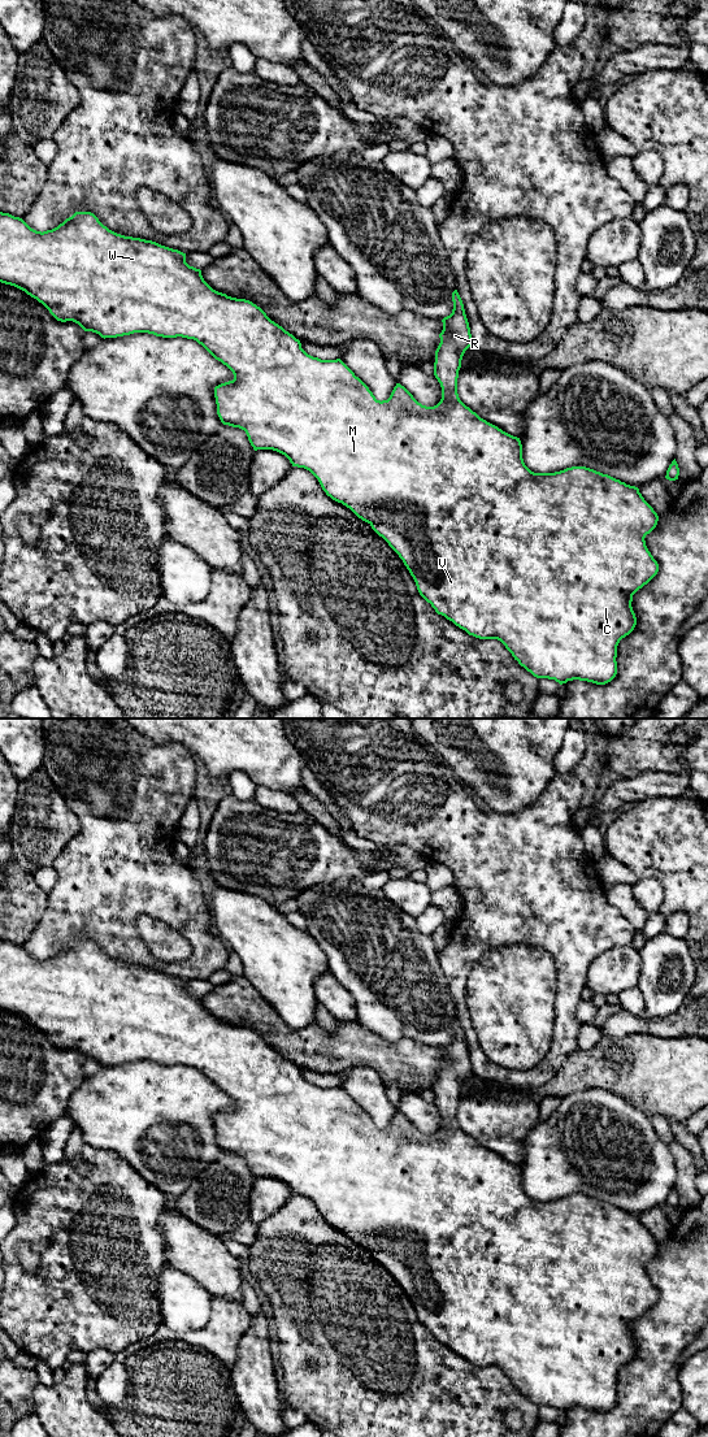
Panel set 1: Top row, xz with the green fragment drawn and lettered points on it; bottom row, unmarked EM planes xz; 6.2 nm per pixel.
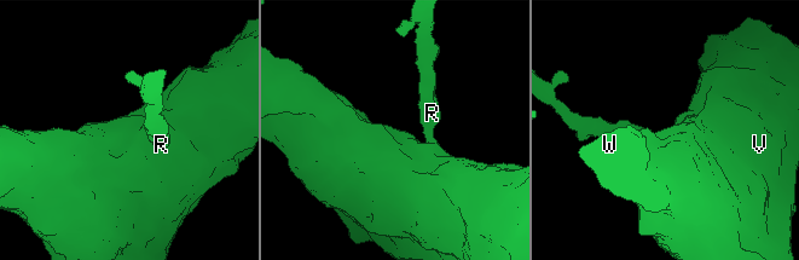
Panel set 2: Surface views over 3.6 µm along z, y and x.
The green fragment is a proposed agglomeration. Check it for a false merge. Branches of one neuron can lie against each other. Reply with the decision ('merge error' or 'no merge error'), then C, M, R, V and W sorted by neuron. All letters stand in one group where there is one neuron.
no merge error | C M R V W

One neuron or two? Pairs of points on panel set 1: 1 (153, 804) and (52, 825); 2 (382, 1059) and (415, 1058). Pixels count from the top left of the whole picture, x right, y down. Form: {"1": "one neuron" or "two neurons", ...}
{"1": "two neurons", "2": "one neuron"}

